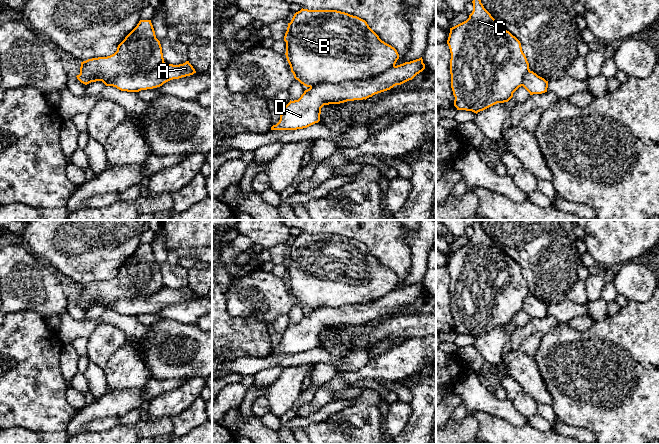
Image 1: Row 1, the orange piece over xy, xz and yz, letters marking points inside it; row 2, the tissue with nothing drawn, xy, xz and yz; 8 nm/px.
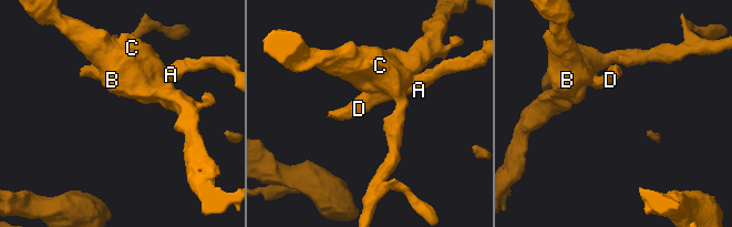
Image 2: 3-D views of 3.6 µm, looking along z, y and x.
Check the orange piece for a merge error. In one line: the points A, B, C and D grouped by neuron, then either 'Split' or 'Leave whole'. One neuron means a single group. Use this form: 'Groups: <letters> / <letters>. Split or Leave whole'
Groups: A D / B C. Split

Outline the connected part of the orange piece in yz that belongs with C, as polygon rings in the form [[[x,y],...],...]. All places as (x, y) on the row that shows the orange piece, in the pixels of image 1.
[[[473,0],[473,11],[469,18],[450,28],[447,44],[450,49],[451,88],[457,110],[478,113],[497,103],[508,102],[513,93],[522,86],[523,78],[530,71],[529,63],[522,51],[520,41],[503,28],[484,8],[481,0]]]

